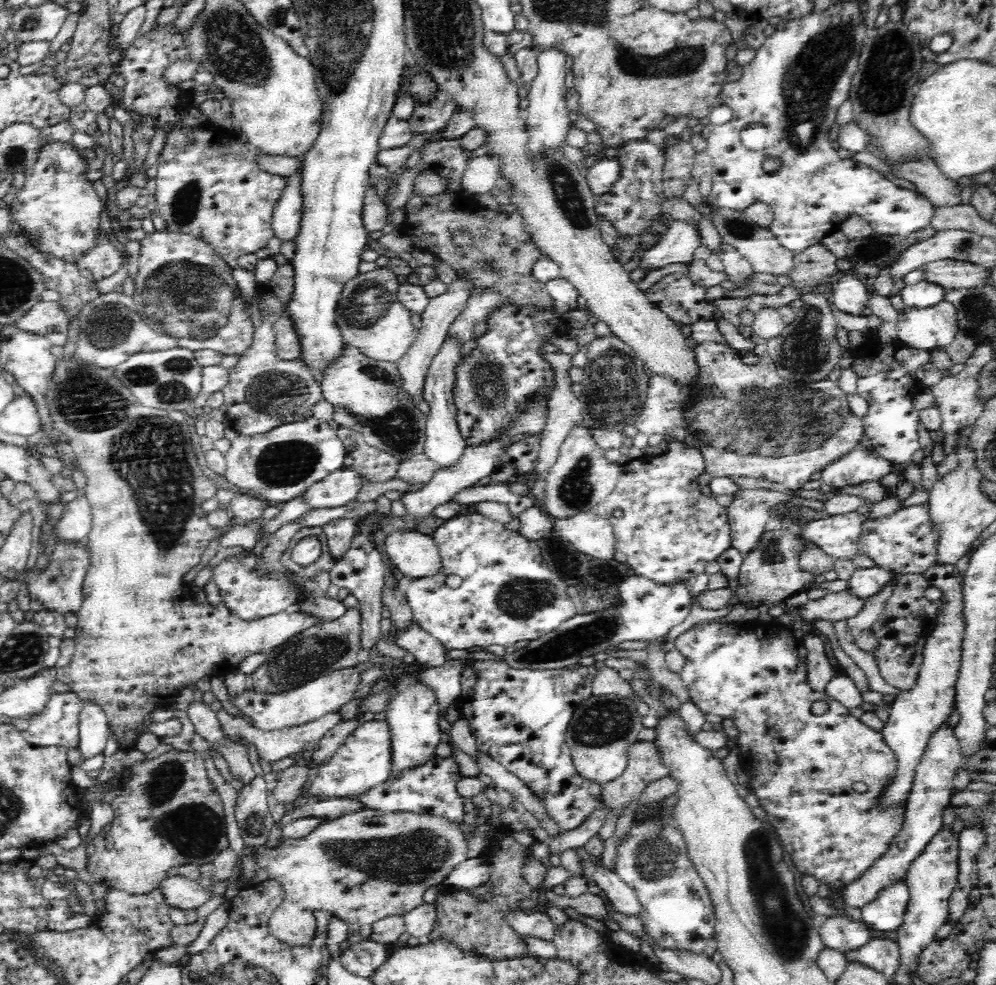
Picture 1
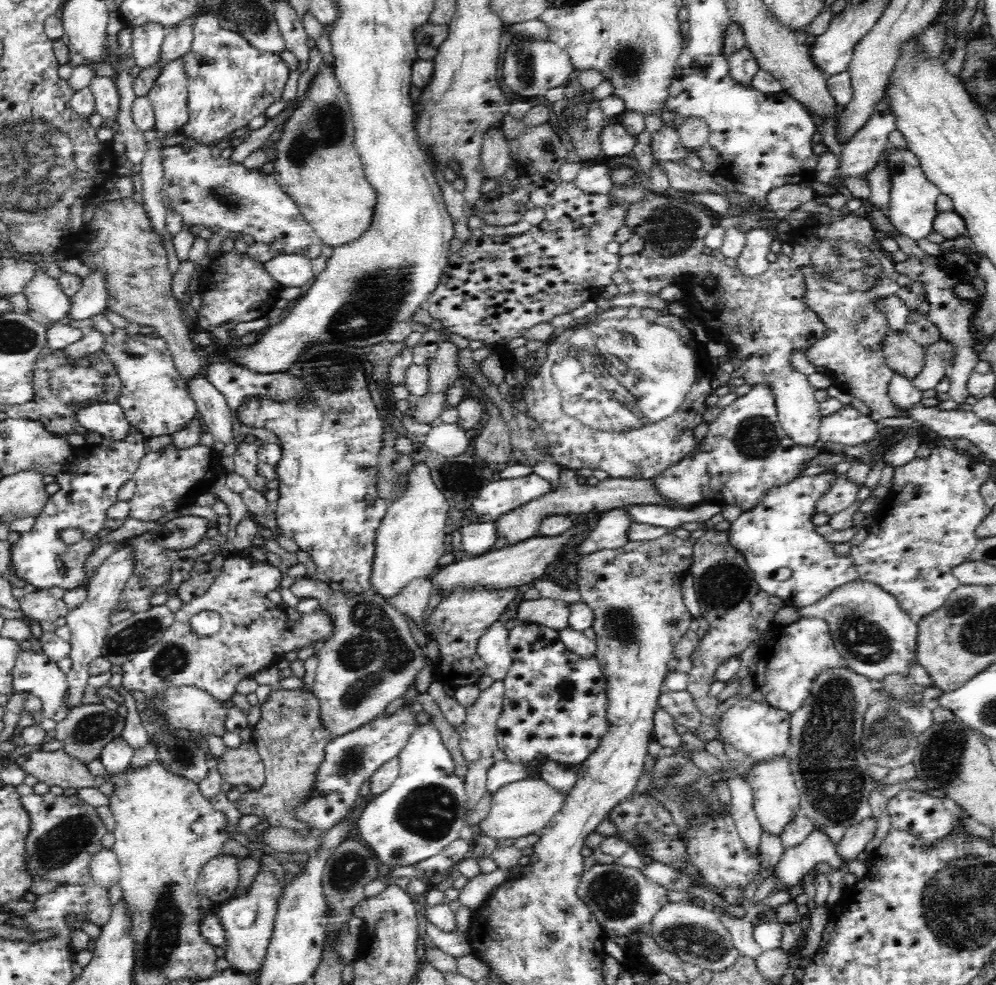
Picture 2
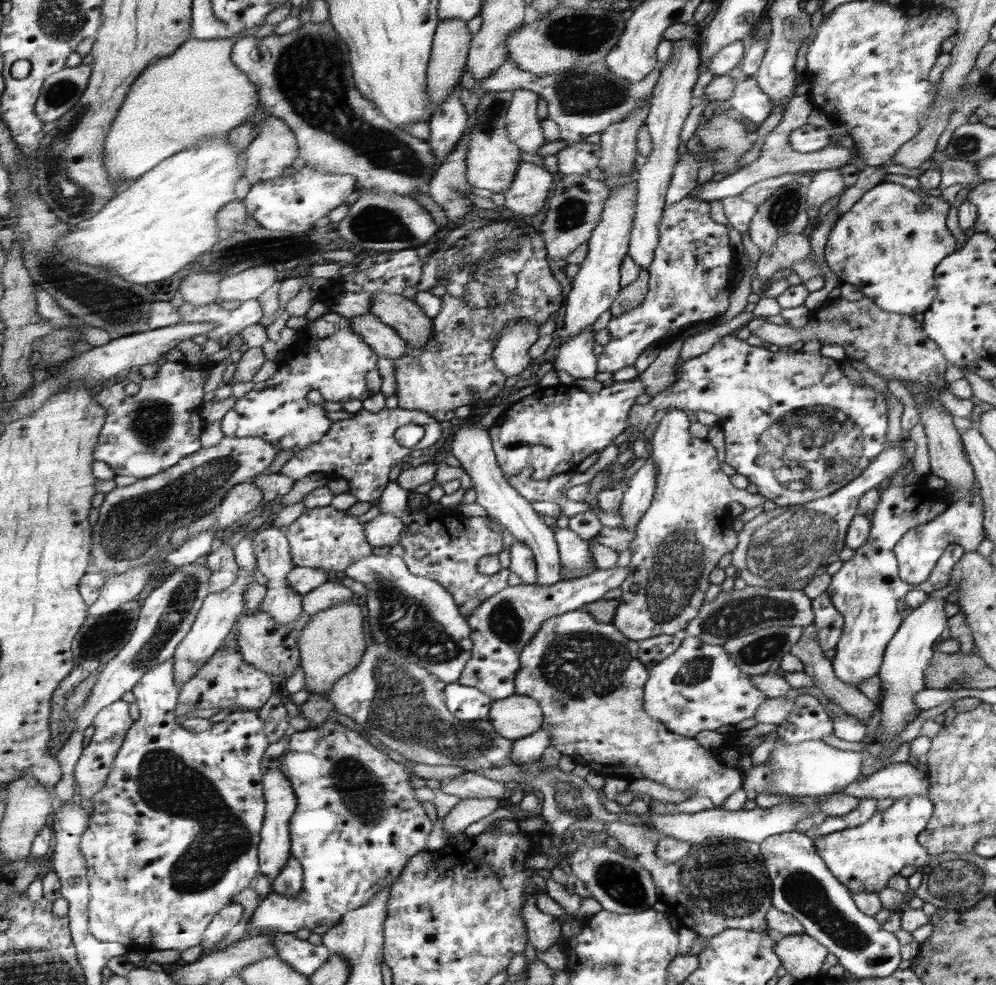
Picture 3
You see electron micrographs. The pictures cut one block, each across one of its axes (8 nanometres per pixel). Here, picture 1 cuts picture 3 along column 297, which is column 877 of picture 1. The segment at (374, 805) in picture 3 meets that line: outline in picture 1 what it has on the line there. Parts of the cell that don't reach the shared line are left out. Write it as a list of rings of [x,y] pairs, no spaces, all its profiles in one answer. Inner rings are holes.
[[[718,619],[711,621],[702,621],[693,626],[683,634],[680,634],[674,640],[675,648],[684,655],[686,664],[681,668],[679,675],[684,681],[684,685],[690,692],[690,699],[693,704],[704,714],[712,714],[722,719],[731,719],[738,729],[738,741],[736,747],[740,751],[739,759],[740,769],[746,772],[750,778],[750,788],[758,797],[759,804],[767,813],[766,822],[770,823],[776,834],[780,838],[783,849],[790,854],[794,866],[804,875],[816,877],[818,882],[826,883],[831,892],[838,892],[842,886],[850,884],[853,880],[860,878],[865,870],[876,864],[877,860],[885,855],[891,838],[900,832],[904,826],[904,816],[906,812],[900,808],[891,807],[891,810],[873,810],[872,804],[881,795],[881,790],[885,787],[886,781],[896,772],[896,756],[890,751],[890,748],[884,743],[884,737],[880,732],[873,730],[870,726],[863,724],[858,718],[851,716],[849,710],[844,706],[836,703],[835,700],[828,699],[825,692],[814,692],[808,686],[808,674],[806,666],[807,648],[804,646],[803,639],[796,638],[792,635],[791,626],[784,626],[775,622],[724,622],[720,623]],[[817,700],[823,700],[828,703],[828,711],[820,716],[812,714],[812,704]],[[905,880],[882,888],[867,906],[865,923],[870,929],[880,932],[896,930],[903,923],[909,898],[910,889]]]

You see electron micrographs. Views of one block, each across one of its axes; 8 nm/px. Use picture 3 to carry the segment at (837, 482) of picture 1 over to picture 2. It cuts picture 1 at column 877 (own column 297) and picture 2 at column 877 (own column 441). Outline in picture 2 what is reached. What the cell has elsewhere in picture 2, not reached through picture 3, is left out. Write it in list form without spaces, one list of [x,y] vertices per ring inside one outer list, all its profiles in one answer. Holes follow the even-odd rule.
[[[843,405],[832,416],[825,416],[819,424],[819,439],[848,446],[864,445],[878,438],[878,424],[871,415],[864,415],[855,407]]]

